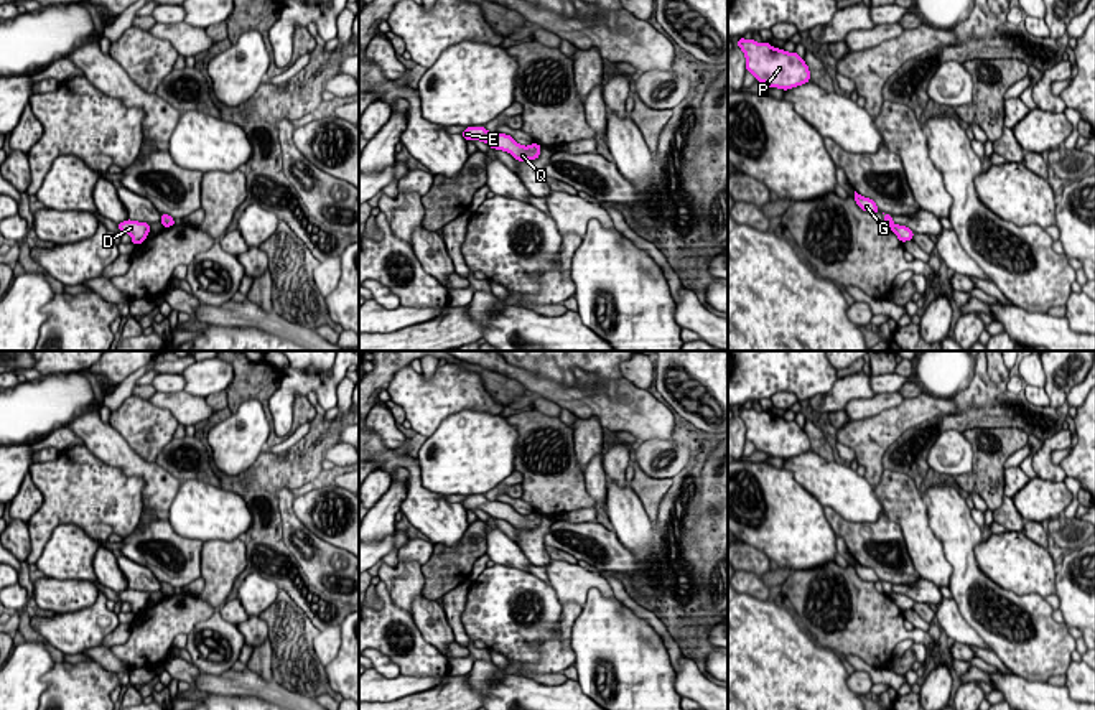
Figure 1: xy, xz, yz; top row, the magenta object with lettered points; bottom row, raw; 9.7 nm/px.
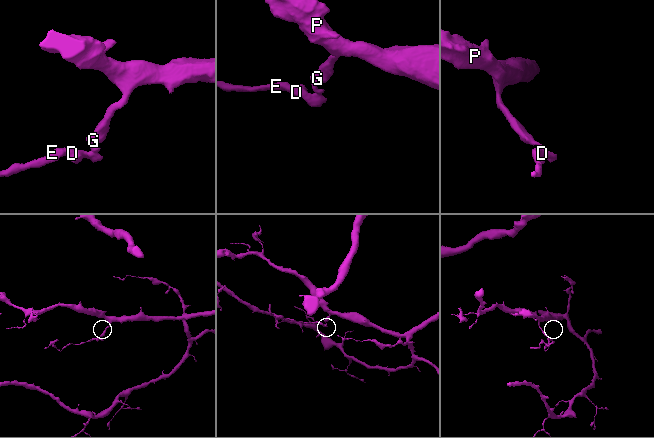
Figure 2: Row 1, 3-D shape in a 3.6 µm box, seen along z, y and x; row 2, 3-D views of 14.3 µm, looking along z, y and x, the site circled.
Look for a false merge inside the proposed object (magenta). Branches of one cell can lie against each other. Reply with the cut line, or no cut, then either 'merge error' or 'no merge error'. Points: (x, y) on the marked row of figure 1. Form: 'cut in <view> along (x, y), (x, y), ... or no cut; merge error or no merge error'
cut in xz along (534, 144), (539, 147); merge error

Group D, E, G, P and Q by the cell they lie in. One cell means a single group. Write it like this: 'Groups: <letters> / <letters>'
Groups: D E Q / G P

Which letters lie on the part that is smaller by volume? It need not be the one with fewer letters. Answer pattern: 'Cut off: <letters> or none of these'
Cut off: D, E, Q

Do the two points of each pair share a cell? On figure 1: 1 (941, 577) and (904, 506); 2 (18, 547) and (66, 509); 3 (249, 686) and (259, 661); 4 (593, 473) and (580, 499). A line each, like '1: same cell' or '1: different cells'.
1: same cell
2: different cells
3: different cells
4: different cells

